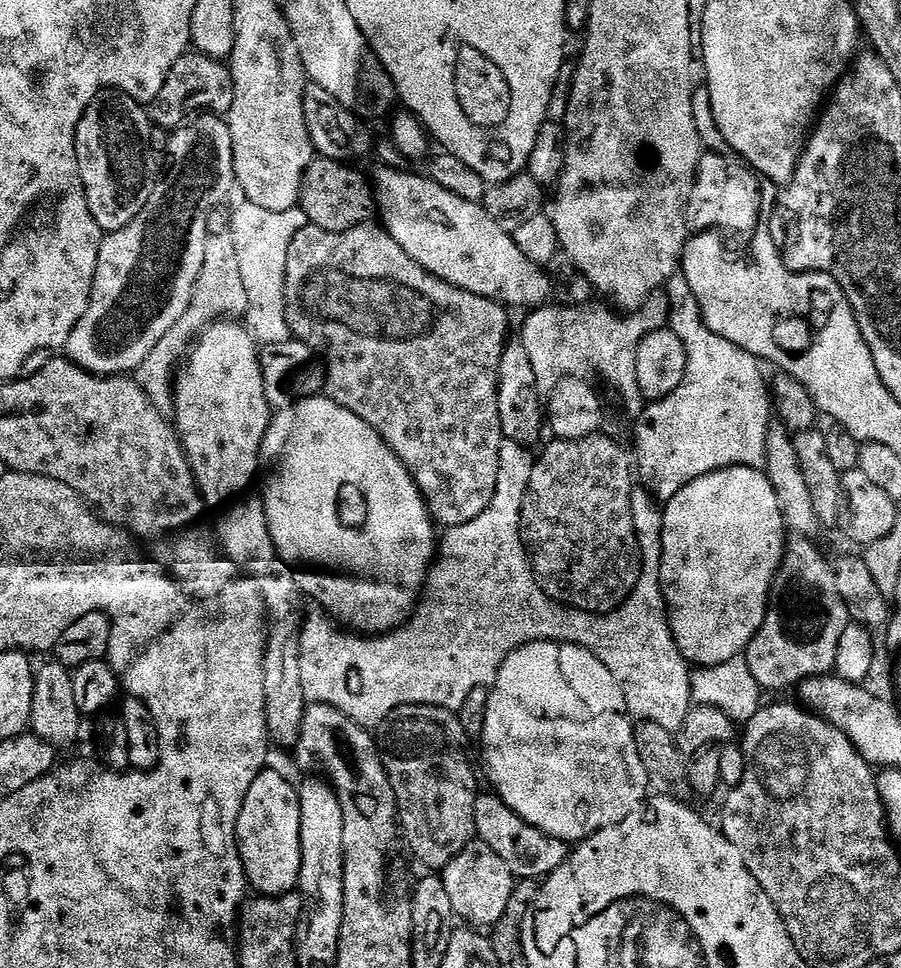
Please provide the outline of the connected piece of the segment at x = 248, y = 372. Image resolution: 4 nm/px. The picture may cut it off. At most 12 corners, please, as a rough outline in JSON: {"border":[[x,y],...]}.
{"border":[[213,322],[174,376],[205,505],[251,486],[274,415],[258,345]]}

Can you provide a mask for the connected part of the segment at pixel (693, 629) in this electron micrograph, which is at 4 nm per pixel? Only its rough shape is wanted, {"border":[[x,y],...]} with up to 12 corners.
{"border":[[723,468],[663,505],[689,665],[737,659],[786,551],[778,494]]}

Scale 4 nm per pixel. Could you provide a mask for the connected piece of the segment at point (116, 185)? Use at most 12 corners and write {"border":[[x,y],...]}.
{"border":[[101,92],[76,131],[80,187],[101,233],[152,193],[145,105]]}

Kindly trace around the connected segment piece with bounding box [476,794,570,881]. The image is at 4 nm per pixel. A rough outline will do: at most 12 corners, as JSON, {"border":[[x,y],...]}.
{"border":[[495,794],[477,799],[476,835],[521,881],[570,858]]}

